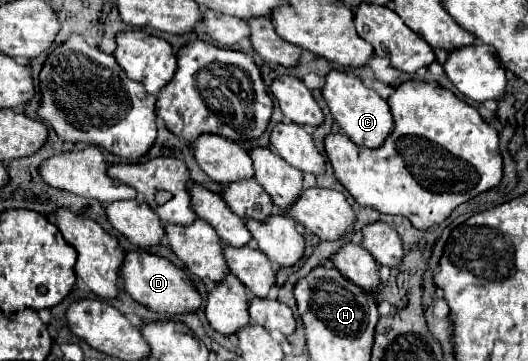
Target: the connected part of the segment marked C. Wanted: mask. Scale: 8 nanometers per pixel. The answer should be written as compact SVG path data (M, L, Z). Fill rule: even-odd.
M331 70L325 76L325 84L321 94L335 118L335 122L343 128L343 132L357 144L365 148L377 148L383 144L387 134L393 128L393 116L387 102L371 88L367 88L357 76L347 76L341 70Z

